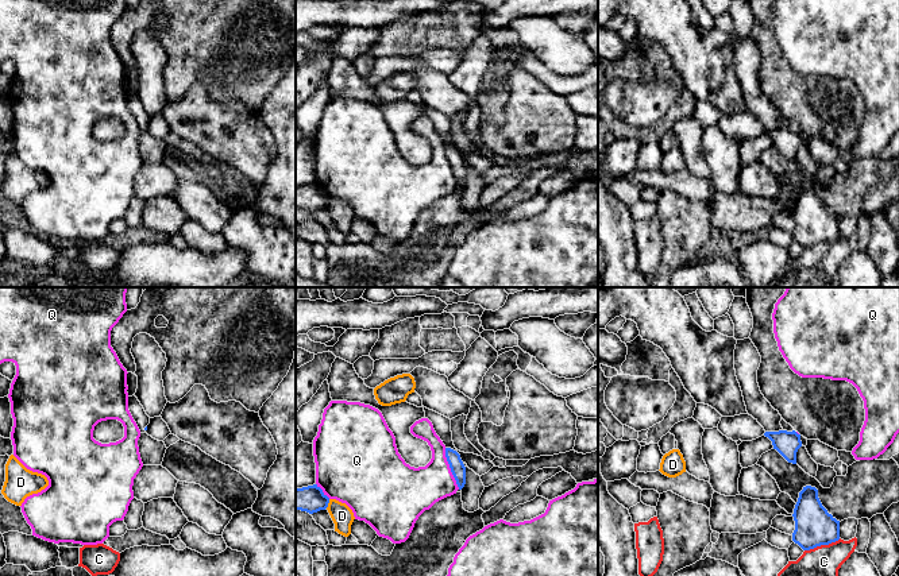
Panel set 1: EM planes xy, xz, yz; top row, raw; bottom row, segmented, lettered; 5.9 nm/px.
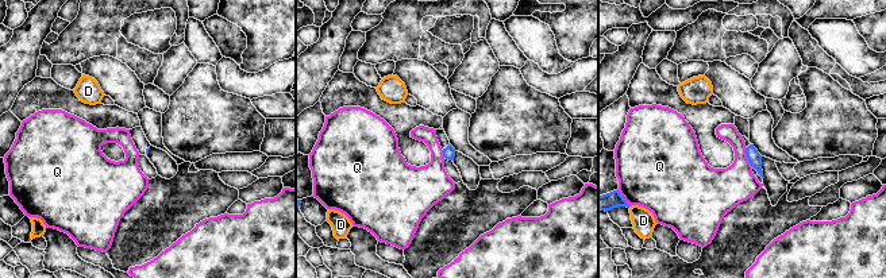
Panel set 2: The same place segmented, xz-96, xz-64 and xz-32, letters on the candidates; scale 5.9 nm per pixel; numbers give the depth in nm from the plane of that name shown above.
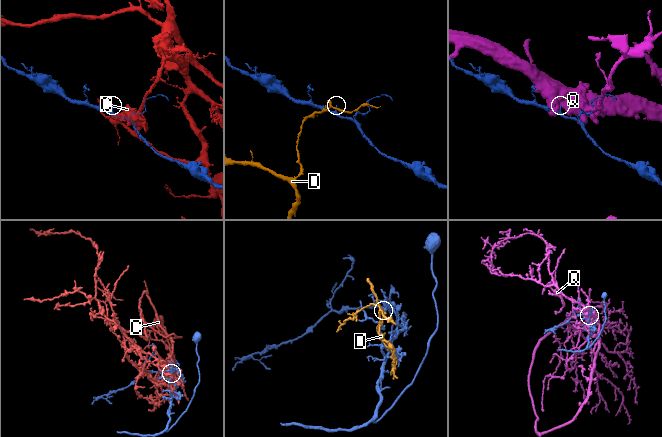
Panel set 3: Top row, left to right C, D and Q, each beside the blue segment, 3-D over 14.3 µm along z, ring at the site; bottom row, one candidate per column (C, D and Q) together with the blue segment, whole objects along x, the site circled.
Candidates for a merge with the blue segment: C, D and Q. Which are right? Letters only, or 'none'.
none

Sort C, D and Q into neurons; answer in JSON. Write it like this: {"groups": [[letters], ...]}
{"groups": [["C"], ["D"], ["Q"]]}

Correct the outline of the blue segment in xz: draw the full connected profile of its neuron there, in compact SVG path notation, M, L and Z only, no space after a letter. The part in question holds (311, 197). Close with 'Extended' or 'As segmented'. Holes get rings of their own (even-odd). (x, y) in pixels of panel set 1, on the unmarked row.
M317 182L296 186L296 208L313 212L325 208L328 201L329 196Z. As segmented

